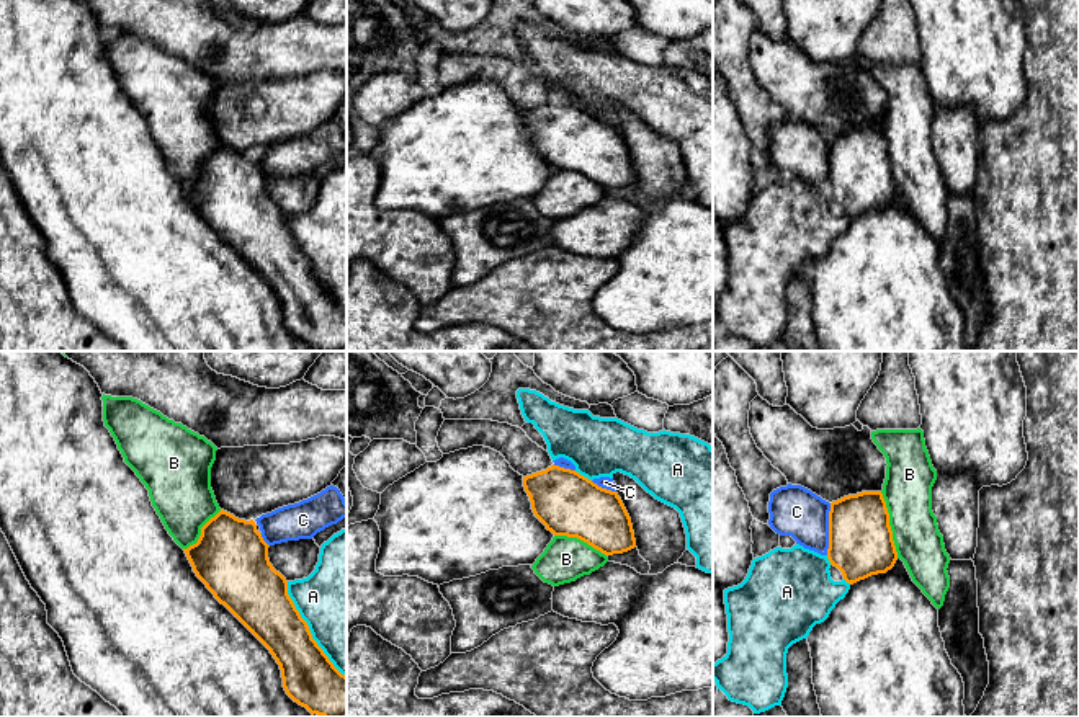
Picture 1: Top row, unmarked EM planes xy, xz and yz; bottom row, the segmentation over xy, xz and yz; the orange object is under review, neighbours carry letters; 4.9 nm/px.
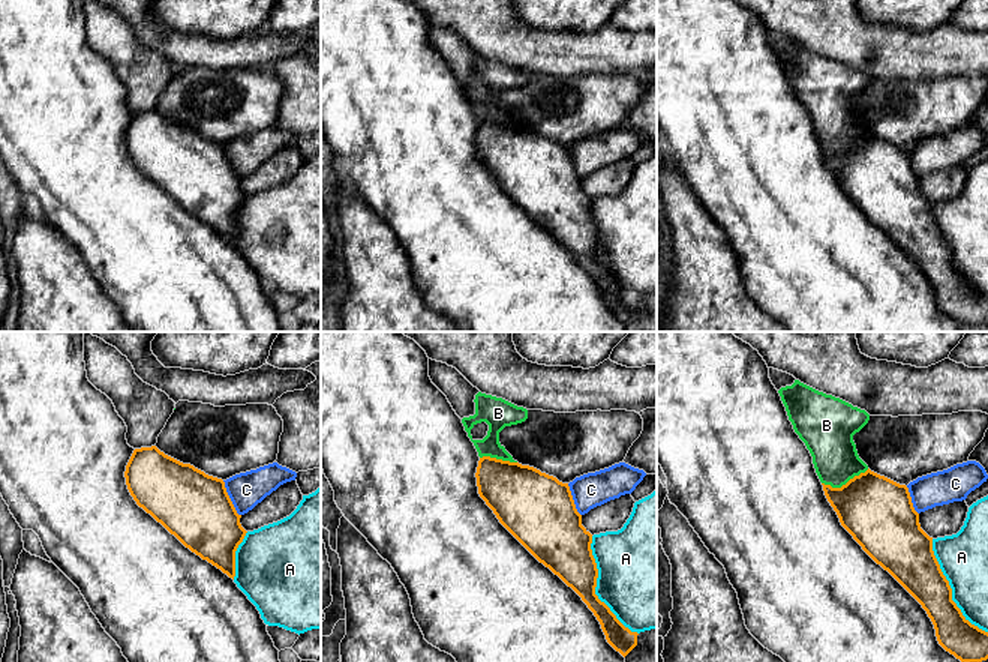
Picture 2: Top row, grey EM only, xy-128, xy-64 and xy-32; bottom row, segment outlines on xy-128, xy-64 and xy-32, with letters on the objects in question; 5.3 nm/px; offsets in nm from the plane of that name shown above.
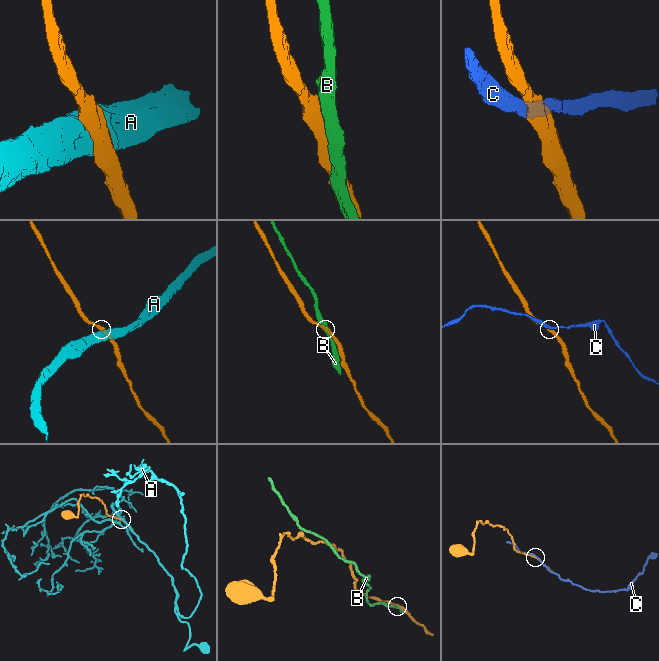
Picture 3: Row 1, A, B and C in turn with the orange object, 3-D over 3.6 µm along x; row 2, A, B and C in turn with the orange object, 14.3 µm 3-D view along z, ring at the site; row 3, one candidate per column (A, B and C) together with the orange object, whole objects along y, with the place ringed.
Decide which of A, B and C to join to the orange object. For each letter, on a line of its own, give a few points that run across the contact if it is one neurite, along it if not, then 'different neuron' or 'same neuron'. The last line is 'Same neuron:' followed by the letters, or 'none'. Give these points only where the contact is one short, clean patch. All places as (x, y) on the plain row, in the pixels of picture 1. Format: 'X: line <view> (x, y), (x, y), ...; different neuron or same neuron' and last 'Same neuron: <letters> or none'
A: different neuron
B: different neuron
C: different neuron
Same neuron: none

